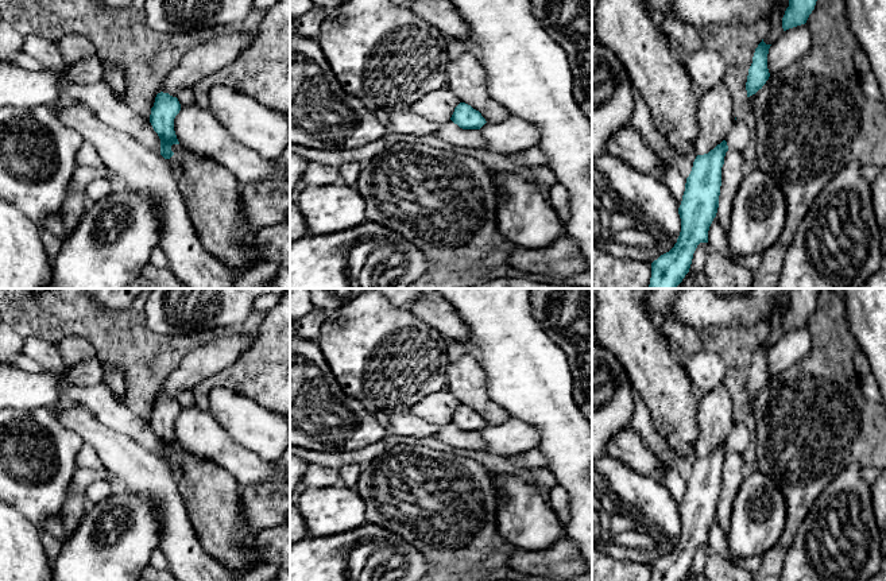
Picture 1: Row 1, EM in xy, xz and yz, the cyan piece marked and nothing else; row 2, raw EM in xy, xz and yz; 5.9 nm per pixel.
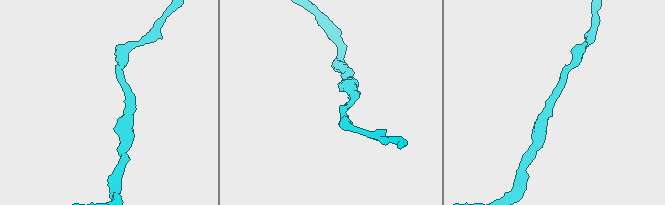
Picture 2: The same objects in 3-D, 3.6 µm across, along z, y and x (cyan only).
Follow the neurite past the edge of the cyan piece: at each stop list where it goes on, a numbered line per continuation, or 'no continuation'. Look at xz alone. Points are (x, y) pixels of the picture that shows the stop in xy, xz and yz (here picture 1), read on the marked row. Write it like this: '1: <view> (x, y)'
no continuation

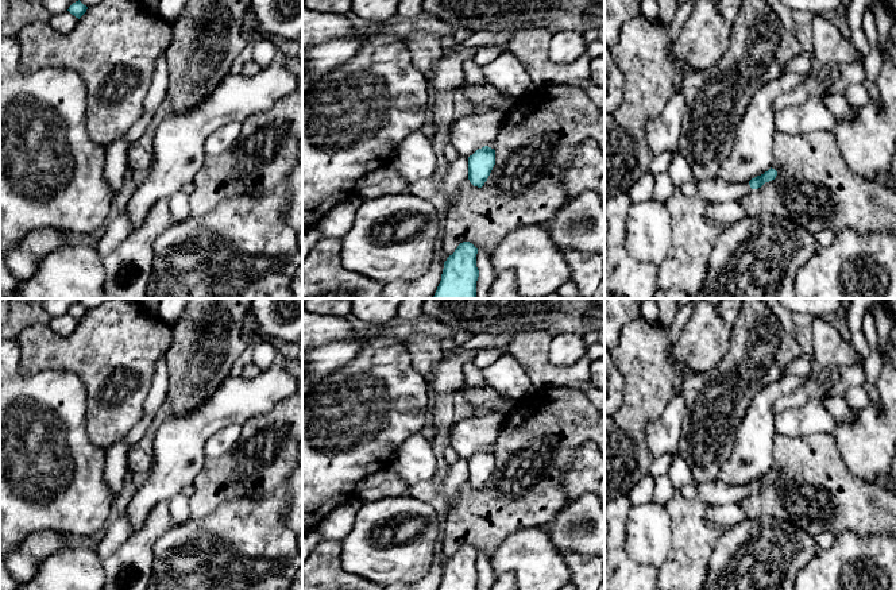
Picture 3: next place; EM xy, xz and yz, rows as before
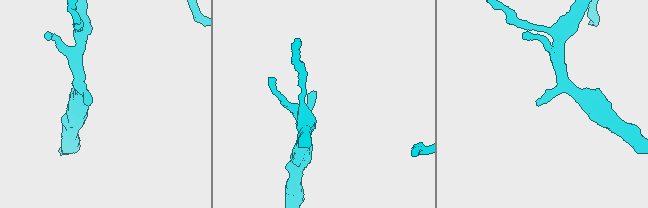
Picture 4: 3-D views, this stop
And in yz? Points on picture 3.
1: yz (715, 191)

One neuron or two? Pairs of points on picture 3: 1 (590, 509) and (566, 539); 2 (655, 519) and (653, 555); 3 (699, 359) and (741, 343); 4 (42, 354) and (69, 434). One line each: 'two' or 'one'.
1: one
2: one
3: two
4: two

